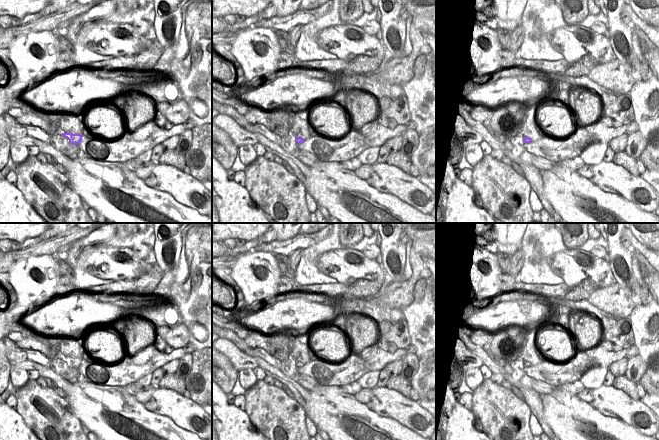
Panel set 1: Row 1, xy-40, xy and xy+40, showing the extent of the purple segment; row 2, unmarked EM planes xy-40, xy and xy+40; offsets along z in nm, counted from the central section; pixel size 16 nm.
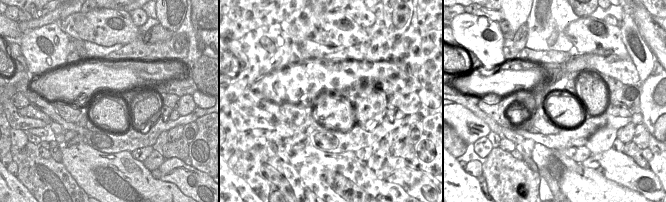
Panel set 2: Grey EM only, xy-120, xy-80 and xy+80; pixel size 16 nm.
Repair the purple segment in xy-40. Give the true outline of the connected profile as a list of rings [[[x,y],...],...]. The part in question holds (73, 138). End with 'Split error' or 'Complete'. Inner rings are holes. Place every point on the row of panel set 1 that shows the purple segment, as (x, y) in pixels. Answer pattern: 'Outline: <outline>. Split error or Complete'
Outline: [[[62,133],[61,136],[67,138],[69,144],[79,144],[82,139],[81,134]]]. Complete

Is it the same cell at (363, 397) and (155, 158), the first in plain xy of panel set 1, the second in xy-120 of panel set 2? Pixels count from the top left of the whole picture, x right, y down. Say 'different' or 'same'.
same

